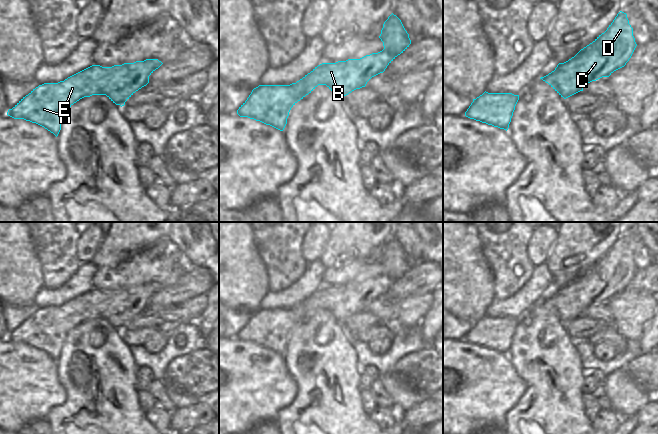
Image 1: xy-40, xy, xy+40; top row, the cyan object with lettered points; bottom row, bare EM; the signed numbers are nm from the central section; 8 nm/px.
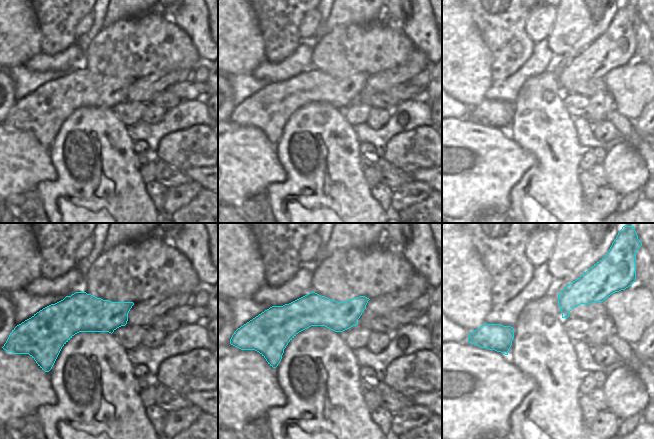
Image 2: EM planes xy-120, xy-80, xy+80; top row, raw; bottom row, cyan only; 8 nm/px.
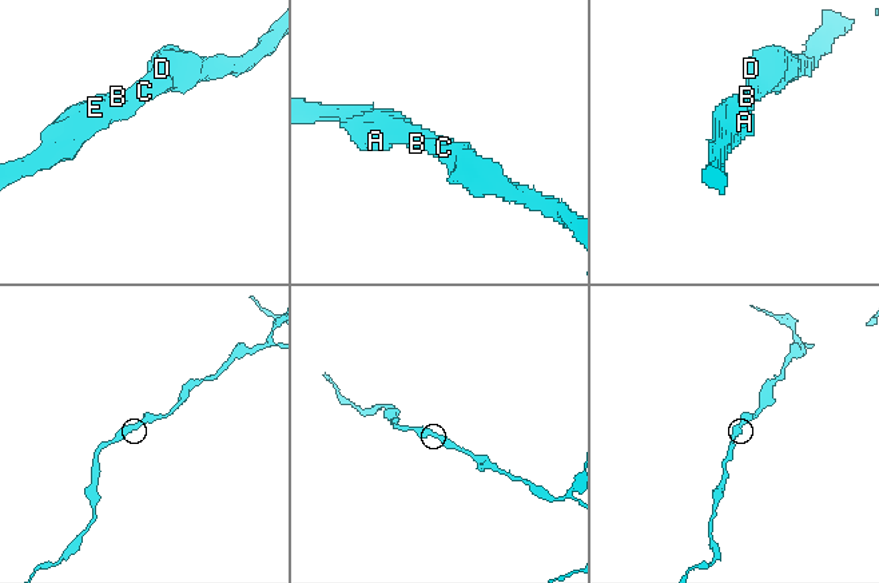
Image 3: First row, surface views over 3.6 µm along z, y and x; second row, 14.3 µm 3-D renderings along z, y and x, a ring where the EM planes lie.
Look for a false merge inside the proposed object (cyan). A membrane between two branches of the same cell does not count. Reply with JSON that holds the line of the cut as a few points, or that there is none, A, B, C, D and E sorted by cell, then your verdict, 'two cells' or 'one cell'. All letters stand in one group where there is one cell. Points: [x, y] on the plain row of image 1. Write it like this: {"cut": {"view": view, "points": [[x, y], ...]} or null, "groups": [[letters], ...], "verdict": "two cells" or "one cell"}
{"cut": null, "groups": [["A", "B", "C", "D", "E"]], "verdict": "one cell"}

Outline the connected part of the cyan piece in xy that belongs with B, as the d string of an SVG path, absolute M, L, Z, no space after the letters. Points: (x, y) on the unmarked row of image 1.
M393 237L384 246L379 262L384 273L378 277L360 283L322 287L290 309L259 309L239 331L237 338L283 355L291 332L318 309L326 309L341 323L383 297L411 268L401 244Z

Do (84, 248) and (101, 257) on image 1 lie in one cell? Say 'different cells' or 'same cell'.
different cells

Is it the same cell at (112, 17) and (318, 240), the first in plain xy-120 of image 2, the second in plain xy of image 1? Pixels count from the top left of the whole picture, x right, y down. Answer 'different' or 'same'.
different

